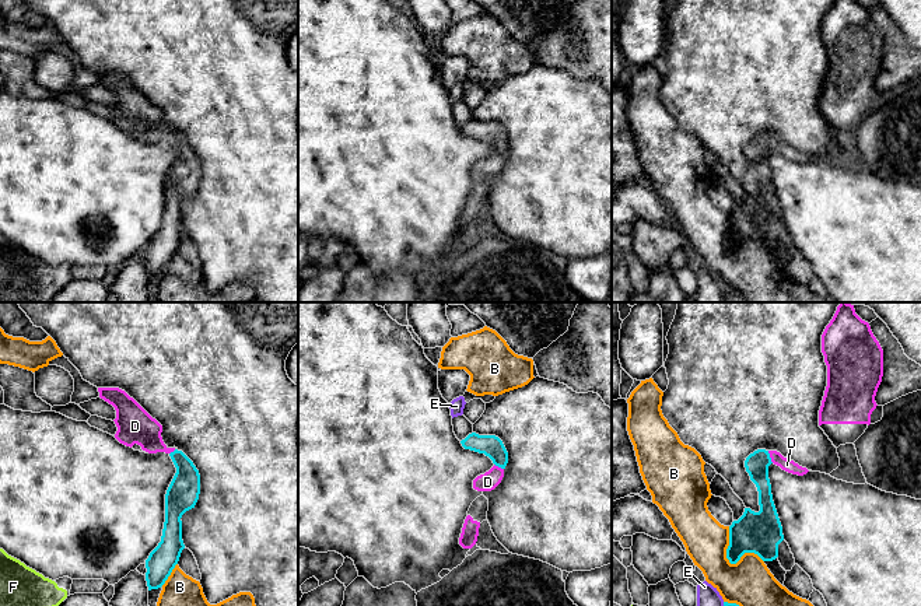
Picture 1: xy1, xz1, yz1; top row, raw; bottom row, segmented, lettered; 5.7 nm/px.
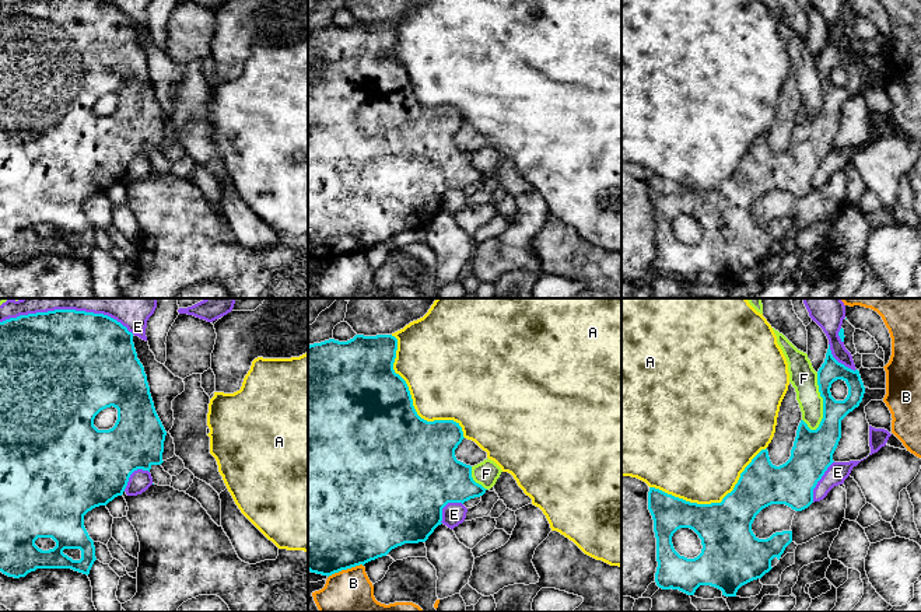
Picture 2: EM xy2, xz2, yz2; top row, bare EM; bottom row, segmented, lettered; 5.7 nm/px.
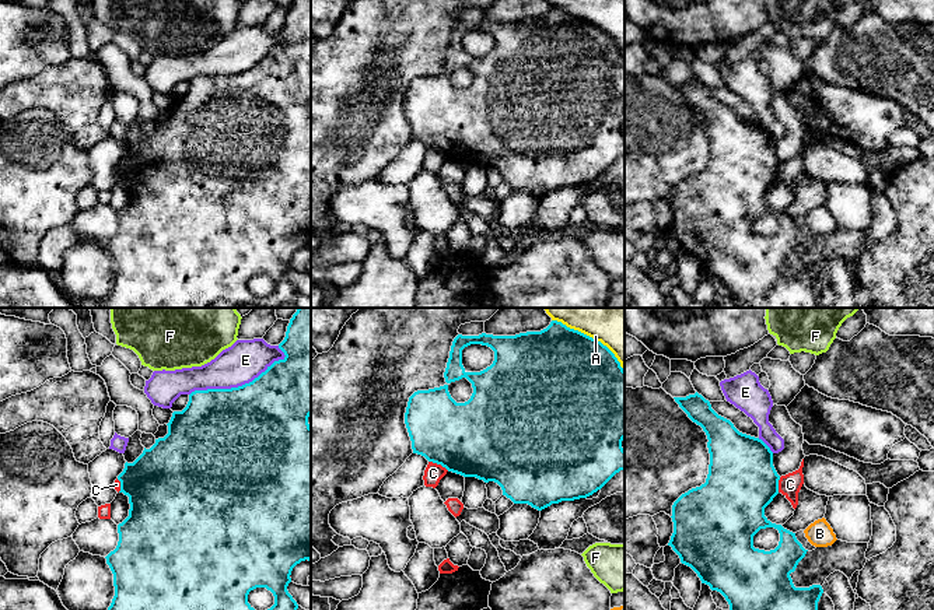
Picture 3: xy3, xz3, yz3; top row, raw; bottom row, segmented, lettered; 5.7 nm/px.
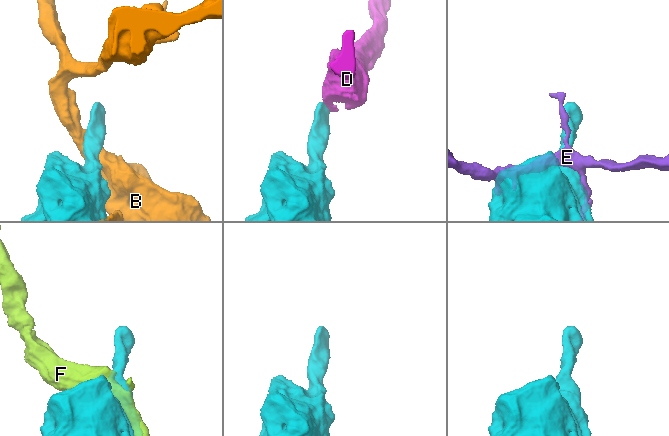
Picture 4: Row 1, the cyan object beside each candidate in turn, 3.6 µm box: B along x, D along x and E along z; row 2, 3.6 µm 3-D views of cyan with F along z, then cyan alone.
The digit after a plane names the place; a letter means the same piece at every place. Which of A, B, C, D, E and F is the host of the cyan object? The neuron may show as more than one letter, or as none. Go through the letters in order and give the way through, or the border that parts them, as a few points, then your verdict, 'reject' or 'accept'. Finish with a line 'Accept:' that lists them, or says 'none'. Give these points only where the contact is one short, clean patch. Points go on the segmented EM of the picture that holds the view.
A: reject
B: reject
C: along xz3 (429, 460), (448, 470) | reject
D: across yz1 (756, 463), (769, 456), (787, 465) | accept
E: reject
F: reject
Accept: D

